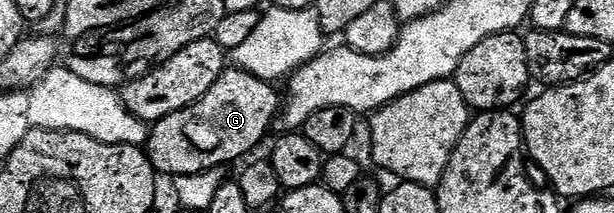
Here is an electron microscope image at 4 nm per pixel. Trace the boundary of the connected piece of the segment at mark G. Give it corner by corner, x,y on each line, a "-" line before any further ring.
240,68
226,69
225,73
221,75
220,80
211,89
209,89
209,91
207,91
201,99
197,102
192,102
190,106
183,108
179,112
171,112
171,116
160,118
160,120
152,127
147,143
147,153
149,155
149,159
153,161
154,169
159,171
162,175
173,174
172,176
180,176
183,174
202,174
208,170
225,168
225,165
227,165
228,162
239,161
244,154
251,153
252,150
264,140
265,133
272,128
273,121
275,121
276,118
278,121
279,111
282,109
283,102
282,99
277,99
277,88
278,87
274,85
274,83
264,82
263,79
257,78
253,74
248,74
246,70
242,70

